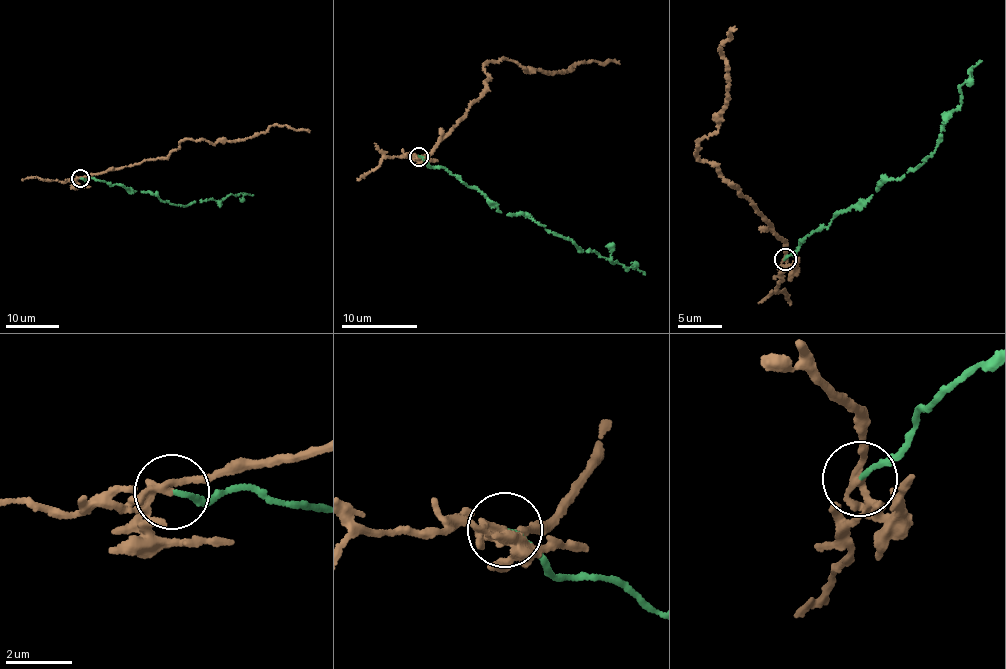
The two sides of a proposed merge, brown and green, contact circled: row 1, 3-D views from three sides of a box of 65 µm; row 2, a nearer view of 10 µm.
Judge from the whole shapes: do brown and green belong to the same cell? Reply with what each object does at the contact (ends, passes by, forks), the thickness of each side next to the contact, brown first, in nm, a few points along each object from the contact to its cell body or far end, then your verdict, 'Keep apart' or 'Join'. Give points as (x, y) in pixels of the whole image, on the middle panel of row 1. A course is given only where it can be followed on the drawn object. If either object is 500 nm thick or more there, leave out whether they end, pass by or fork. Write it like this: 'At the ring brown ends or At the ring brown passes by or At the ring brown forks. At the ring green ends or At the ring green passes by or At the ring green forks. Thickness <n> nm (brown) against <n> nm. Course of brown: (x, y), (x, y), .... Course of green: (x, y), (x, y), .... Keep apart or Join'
At the ring brown forks. At the ring green ends. Thickness 170 nm (brown) against 120 nm. Course of brown: (418, 155), (480, 97), (490, 61), (546, 73), (586, 62), (619, 64). Course of green: (418, 155), (429, 166), (447, 169), (479, 189), (501, 212), (527, 214), (581, 251), (595, 251), (645, 274). Keep apart

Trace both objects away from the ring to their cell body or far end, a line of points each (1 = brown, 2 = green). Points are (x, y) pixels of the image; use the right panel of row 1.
1: (784, 259), (784, 242), (696, 152), (726, 107), (721, 43), (736, 29)
2: (784, 259), (884, 179), (935, 152), (968, 70), (982, 61)

